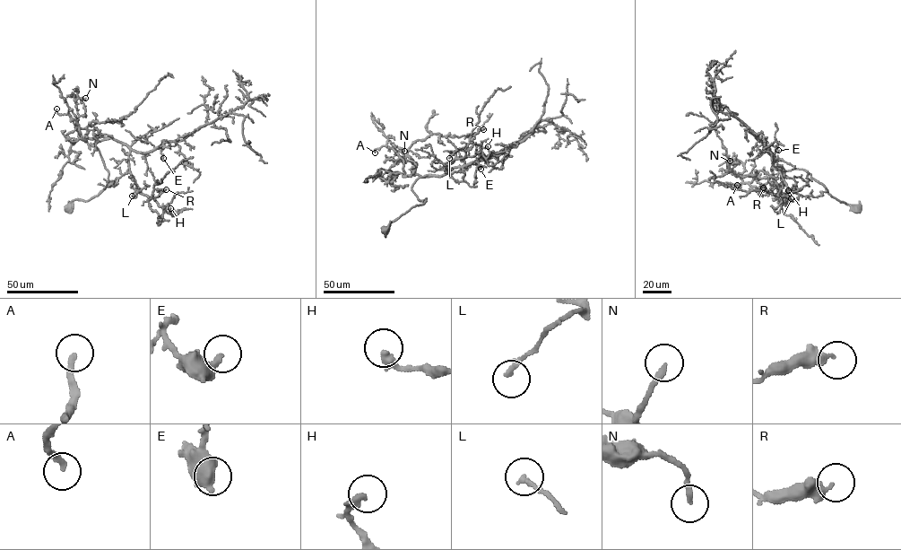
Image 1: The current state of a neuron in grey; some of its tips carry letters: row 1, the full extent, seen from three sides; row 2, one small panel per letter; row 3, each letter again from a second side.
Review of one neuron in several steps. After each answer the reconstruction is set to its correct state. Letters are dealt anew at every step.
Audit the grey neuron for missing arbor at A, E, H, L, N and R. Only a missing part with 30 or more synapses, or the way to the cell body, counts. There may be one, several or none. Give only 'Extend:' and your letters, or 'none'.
Extend: A

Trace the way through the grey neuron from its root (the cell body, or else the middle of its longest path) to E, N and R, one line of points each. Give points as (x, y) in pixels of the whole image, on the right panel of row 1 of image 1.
E: (857, 209), (832, 196), (804, 170), (776, 169), (767, 150), (771, 145), (778, 150)
N: (857, 209), (832, 196), (804, 170), (779, 170), (772, 161), (773, 176), (757, 187), (727, 170), (730, 161)
R: (857, 209), (832, 196), (804, 170), (776, 169), (772, 163), (775, 159), (789, 194), (773, 195), (763, 187)

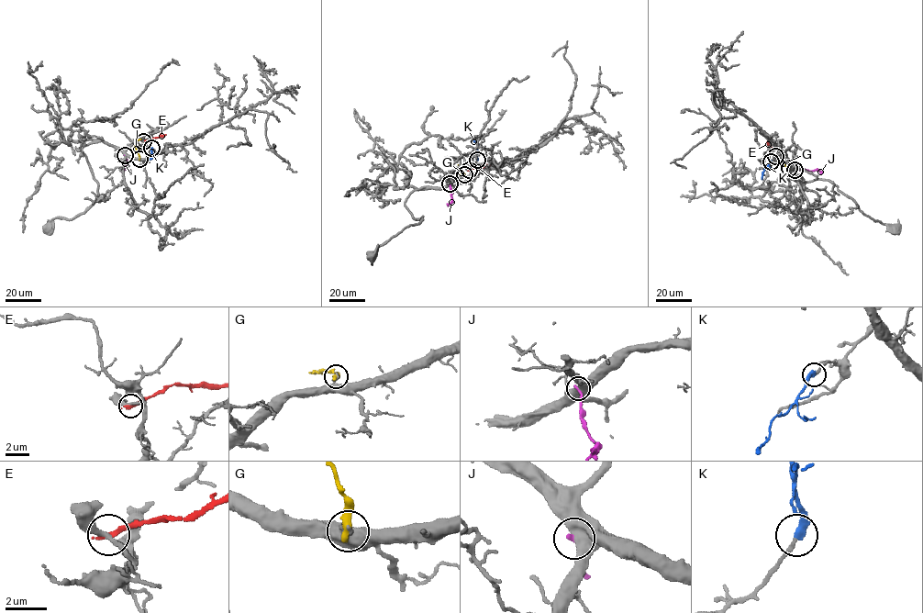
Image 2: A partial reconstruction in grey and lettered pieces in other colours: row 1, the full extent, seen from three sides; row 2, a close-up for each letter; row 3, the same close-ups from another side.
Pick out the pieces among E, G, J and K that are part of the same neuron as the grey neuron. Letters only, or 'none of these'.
K

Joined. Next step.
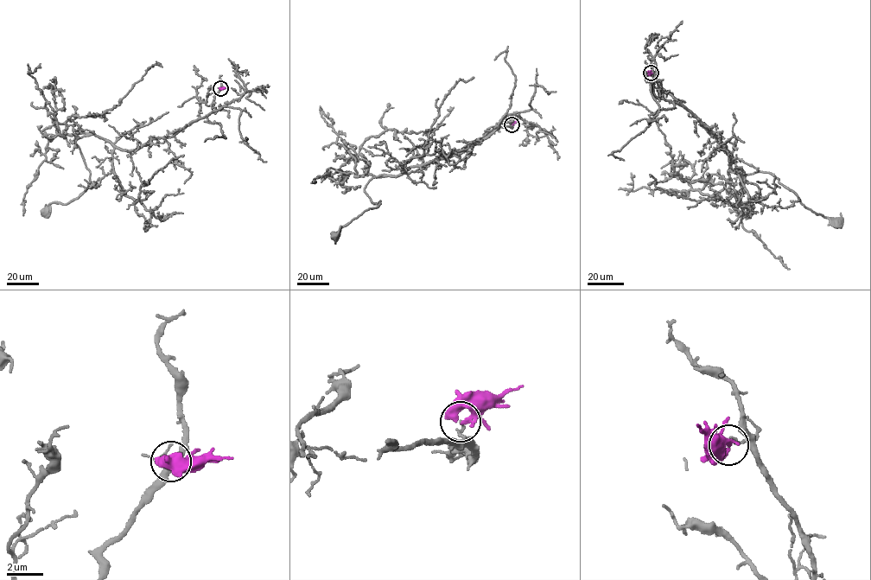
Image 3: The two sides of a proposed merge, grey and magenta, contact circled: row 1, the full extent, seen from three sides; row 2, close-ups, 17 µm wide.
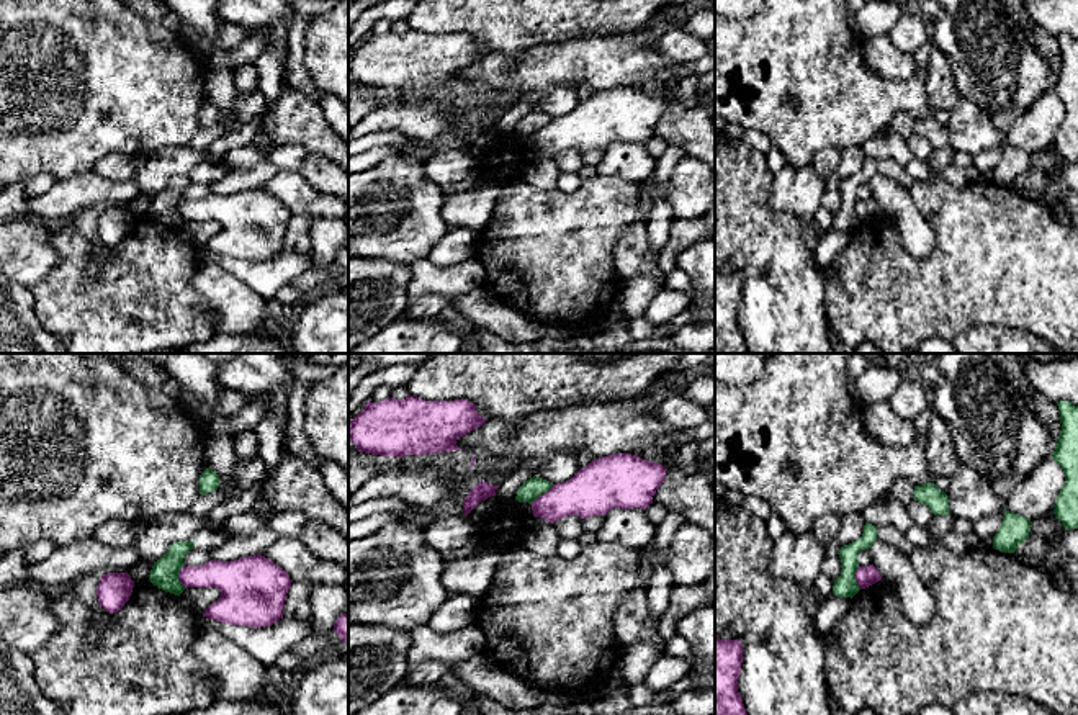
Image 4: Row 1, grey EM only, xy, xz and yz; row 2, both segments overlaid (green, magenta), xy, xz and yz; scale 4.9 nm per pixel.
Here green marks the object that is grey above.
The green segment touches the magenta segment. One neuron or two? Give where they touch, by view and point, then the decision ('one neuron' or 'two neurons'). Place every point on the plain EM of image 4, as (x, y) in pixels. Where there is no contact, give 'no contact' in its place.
xz (542, 126) | two neurons

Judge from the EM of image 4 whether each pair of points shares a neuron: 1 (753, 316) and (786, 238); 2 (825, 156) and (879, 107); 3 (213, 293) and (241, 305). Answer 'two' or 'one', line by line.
1: one
2: two
3: one

